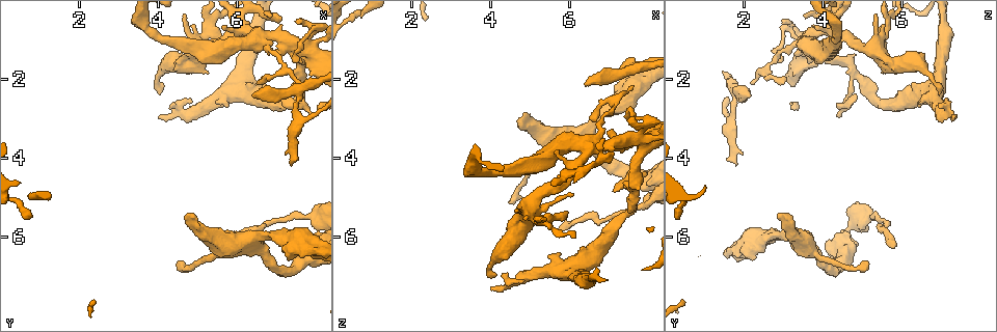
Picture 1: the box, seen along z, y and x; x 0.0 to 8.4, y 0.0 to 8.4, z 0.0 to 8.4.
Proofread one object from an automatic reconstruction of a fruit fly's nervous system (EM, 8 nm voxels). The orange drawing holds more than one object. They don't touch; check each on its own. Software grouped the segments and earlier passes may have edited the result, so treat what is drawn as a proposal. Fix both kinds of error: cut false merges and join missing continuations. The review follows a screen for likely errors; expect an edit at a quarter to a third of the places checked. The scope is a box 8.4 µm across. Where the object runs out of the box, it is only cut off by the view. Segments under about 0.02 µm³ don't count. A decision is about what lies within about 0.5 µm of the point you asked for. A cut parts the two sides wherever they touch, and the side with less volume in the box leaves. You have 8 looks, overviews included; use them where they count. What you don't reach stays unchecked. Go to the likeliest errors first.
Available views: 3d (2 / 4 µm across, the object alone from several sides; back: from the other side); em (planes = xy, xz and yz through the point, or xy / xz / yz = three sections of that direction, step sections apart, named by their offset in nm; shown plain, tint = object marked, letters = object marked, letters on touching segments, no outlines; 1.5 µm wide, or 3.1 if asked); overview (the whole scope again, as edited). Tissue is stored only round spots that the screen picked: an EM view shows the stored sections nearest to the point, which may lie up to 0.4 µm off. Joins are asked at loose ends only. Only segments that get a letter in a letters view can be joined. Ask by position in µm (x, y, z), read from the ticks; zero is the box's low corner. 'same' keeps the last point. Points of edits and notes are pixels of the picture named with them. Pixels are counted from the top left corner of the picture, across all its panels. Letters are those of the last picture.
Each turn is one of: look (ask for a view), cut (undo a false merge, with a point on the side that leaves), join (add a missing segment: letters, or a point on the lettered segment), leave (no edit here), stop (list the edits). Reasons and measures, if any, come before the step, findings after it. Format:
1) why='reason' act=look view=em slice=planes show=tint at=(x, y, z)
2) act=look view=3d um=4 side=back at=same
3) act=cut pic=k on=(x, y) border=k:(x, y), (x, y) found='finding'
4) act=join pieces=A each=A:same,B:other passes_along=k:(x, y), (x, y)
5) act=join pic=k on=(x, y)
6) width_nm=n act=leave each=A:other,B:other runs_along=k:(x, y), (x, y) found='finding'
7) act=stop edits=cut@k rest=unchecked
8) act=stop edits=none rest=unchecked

why='thick turns thin' act=look view=em slice=xy step=8 show=letters at=(7.85, 5.55, 5.25)

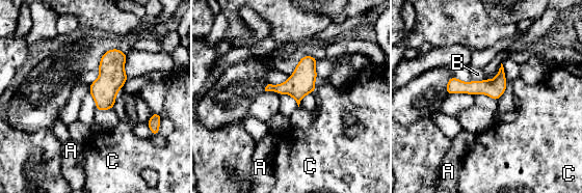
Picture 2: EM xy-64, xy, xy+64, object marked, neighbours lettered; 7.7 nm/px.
longest_contact=B:120nm act=leave each=A:other,B:other,C:other runs_along=2:(504, 84), (496, 87), (448, 87) found='all the same neuron'

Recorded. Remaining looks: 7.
why='free end' act=look view=3d um=2 at=(4.80, 5.40, 3.00)

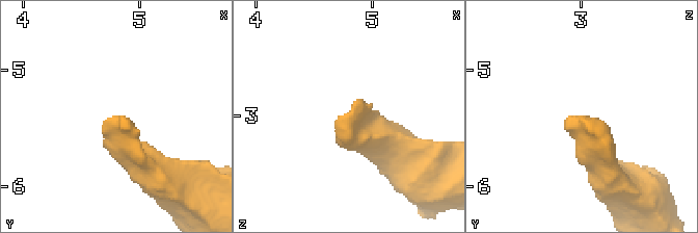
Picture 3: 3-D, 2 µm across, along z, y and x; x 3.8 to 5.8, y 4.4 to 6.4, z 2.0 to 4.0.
act=look view=em slice=planes show=tint at=(4.84, 5.40, 3.00)

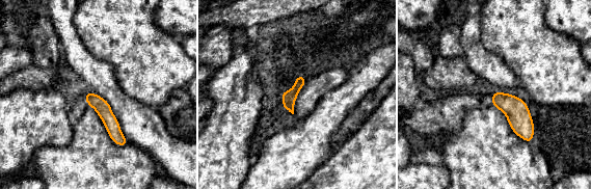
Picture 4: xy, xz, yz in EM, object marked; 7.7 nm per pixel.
why='what lies round it' act=look view=em slice=planes show=letters at=same

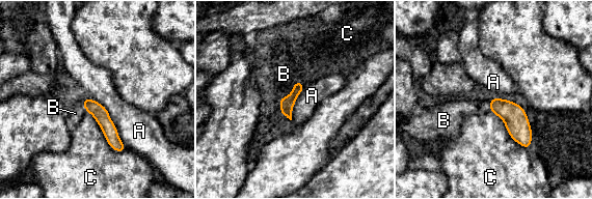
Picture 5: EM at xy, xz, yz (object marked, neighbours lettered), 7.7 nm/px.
longest_contact=A:500nm act=join pieces=B each=A:other,B:same,C:other found='it goes on there'

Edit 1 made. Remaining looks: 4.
why='thin end' act=look view=3d um=2 at=(5.75, 6.25, 5.80)

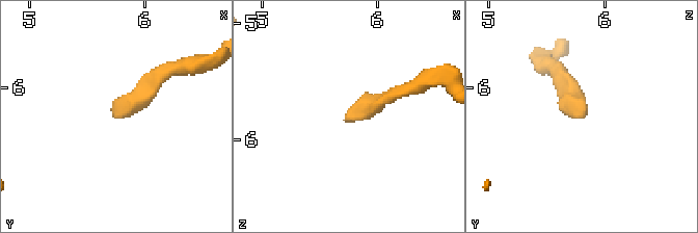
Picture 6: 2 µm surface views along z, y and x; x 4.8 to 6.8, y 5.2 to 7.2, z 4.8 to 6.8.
act=look view=em slice=planes show=plain at=(5.76, 6.26, 5.84)

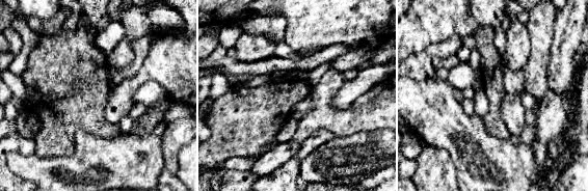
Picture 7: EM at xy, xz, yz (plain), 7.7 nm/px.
why='see the neighbours' act=look view=em slice=planes show=letters at=same

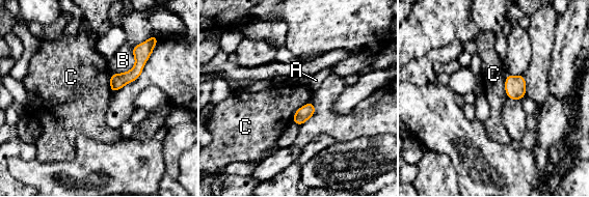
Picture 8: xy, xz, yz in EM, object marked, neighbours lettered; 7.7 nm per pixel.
width_nm=110 act=leave each=A:other,B:other,C:other found='no lettered segment goes on from it'

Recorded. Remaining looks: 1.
act=stop edits=join@5 rest=unchecked

